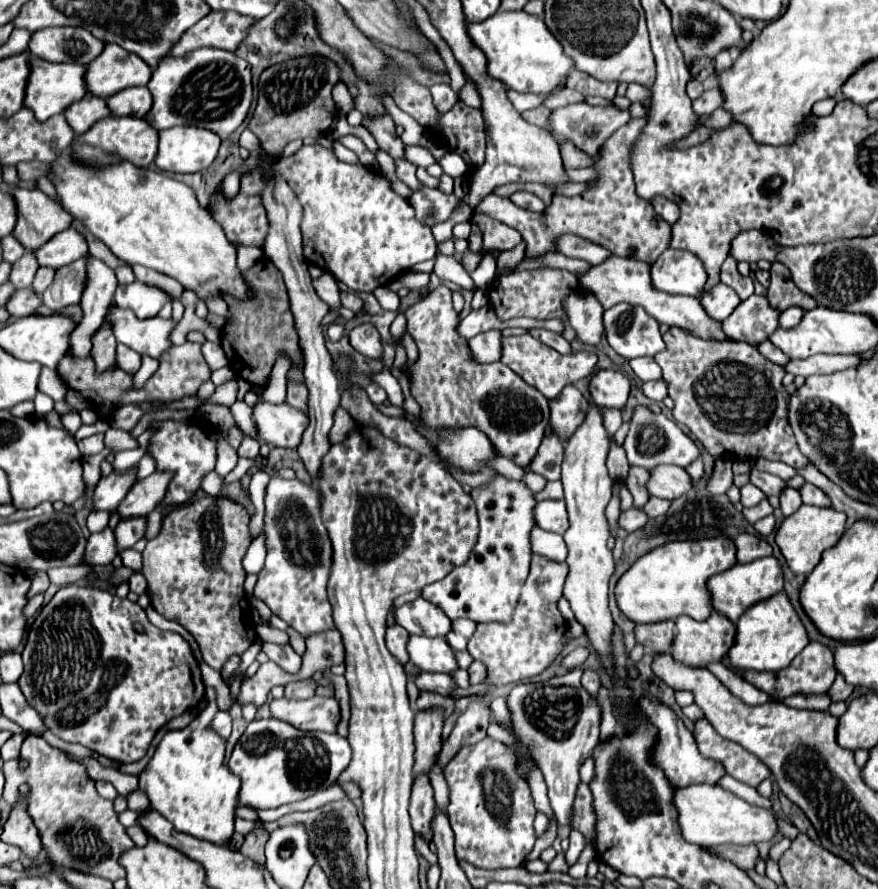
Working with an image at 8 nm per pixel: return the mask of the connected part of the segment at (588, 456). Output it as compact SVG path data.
M591 402L585 414L585 420L577 426L573 436L567 442L563 464L561 464L561 482L565 490L565 502L569 512L569 530L563 536L569 548L567 564L569 576L565 580L563 596L569 600L575 618L585 626L591 644L597 648L599 658L607 668L613 664L611 644L613 644L613 616L607 606L607 584L615 570L611 550L607 548L609 540L609 520L605 508L611 500L613 480L607 474L607 454L609 454L609 434L603 426L601 410Z

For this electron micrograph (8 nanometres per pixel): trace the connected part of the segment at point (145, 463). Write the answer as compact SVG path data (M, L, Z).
M145 454L145 456L141 458L141 462L139 462L139 470L137 470L135 482L139 482L139 480L147 478L147 476L149 476L149 474L153 474L153 472L155 472L155 460L153 460L149 454Z

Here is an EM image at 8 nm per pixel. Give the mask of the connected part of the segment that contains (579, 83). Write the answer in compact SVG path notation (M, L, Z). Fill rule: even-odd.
M573 70L571 78L567 78L565 86L581 92L583 96L603 96L609 100L613 100L615 92L617 92L617 82L599 82L579 70Z

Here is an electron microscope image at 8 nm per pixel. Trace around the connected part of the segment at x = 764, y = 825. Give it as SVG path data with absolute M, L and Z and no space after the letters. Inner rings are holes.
M693 784L685 788L677 788L673 792L673 806L677 810L677 822L681 834L687 842L699 846L713 844L757 844L771 842L777 834L777 822L773 810L763 810L747 804L735 794L713 786L713 784Z

